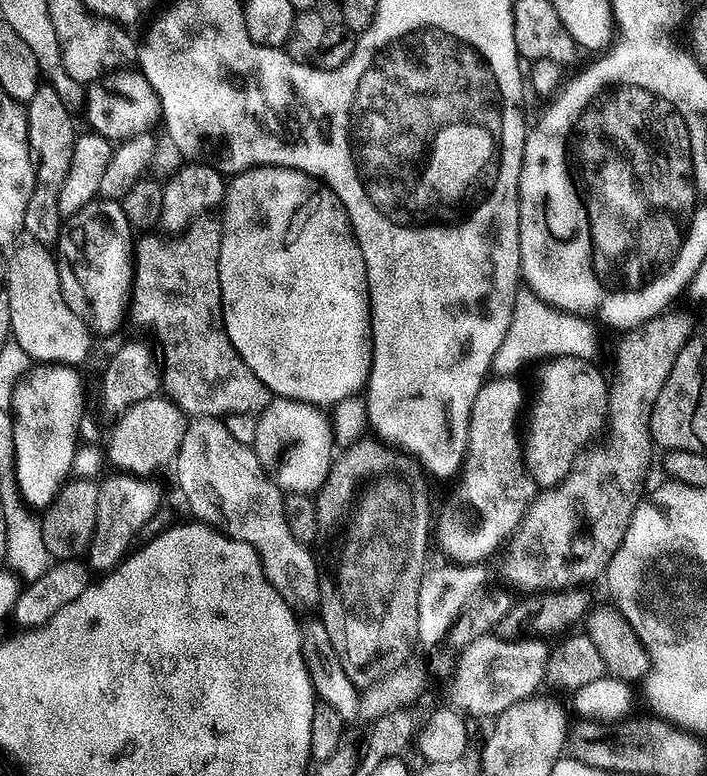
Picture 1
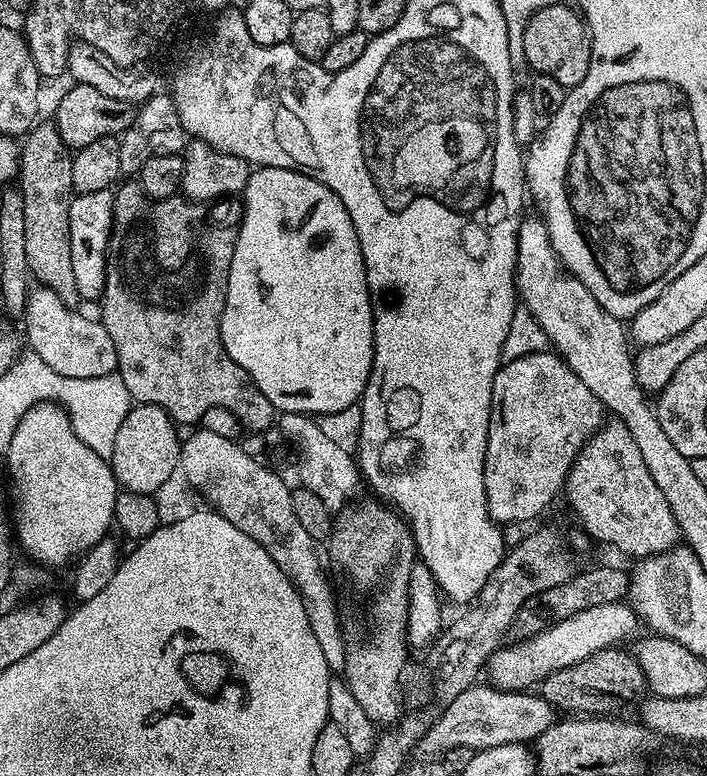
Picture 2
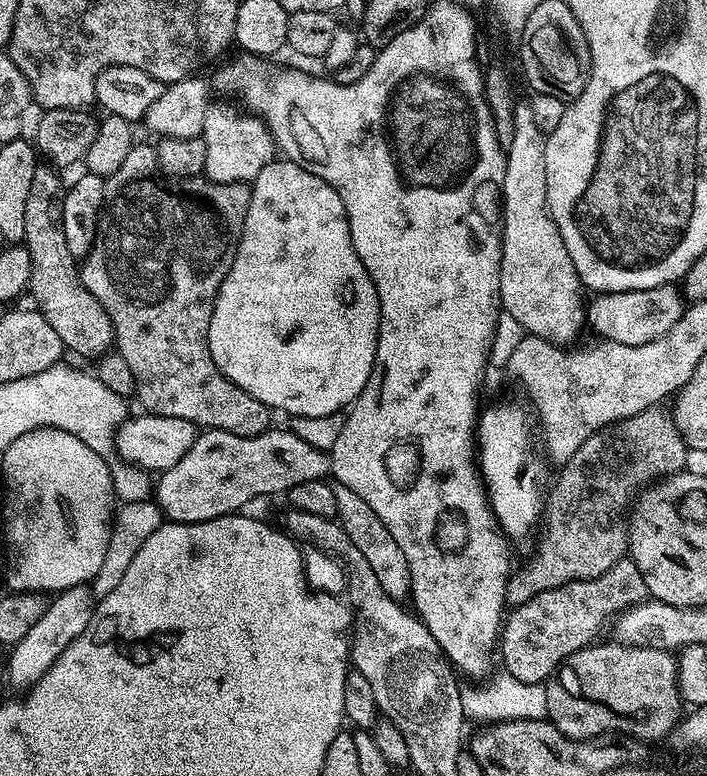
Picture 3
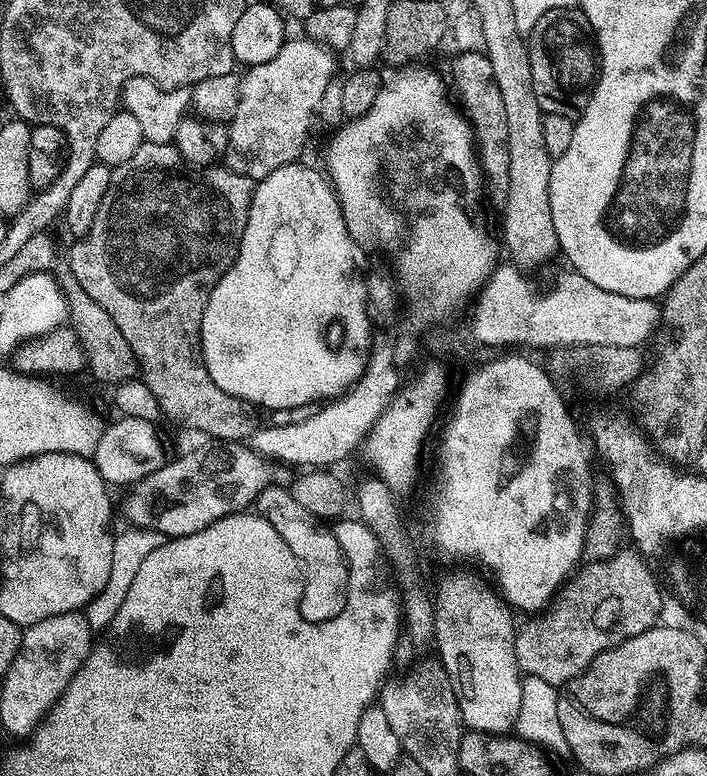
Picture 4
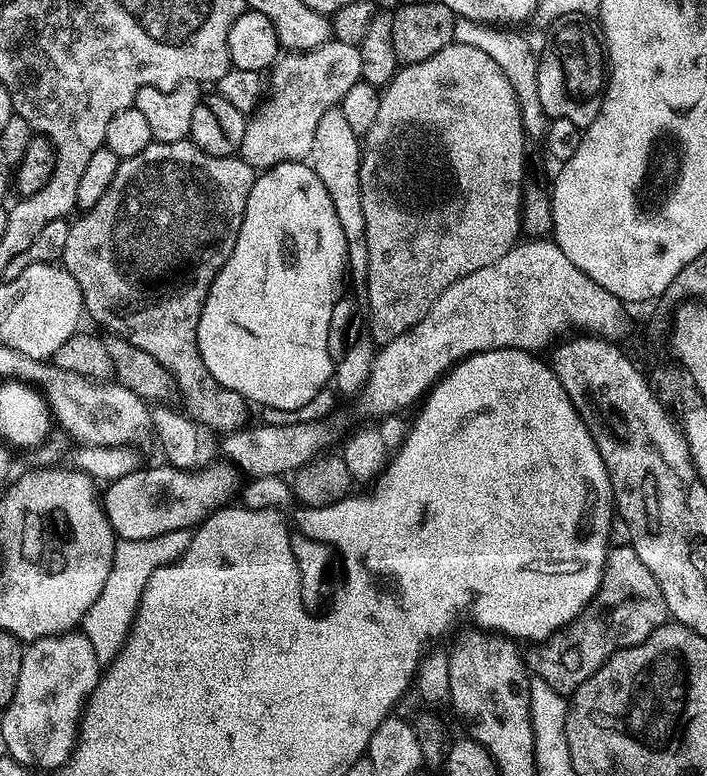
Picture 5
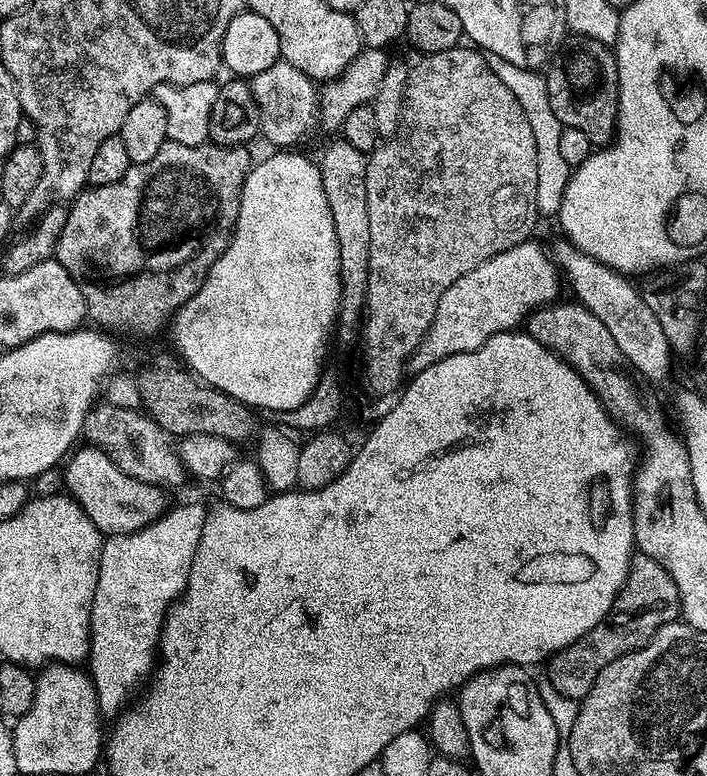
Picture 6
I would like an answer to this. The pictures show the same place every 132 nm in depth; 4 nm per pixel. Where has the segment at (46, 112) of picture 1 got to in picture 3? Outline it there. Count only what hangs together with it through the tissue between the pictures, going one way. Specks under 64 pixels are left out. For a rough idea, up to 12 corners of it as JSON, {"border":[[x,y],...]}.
{"border":[[37,166],[26,198],[29,293],[69,353],[98,358],[112,323],[66,247],[66,184]]}

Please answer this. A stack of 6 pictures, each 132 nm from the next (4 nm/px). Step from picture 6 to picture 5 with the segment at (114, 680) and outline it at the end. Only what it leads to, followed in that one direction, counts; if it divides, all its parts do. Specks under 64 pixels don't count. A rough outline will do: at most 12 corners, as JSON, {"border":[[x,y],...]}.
{"border":[[186,528],[117,539],[102,594],[86,610],[84,636],[112,664],[134,629],[144,591],[179,560]]}

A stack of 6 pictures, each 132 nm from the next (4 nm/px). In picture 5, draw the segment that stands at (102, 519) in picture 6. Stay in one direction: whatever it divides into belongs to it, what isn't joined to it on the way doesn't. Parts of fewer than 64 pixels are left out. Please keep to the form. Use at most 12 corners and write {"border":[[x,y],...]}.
{"border":[[227,462],[137,467],[102,492],[122,540],[204,523],[237,495]]}

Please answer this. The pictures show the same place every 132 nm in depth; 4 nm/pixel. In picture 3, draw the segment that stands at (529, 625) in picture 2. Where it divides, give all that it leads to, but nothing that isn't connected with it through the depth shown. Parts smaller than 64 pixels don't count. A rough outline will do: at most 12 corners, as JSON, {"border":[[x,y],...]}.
{"border":[[630,558],[507,613],[503,671],[544,684],[649,599]]}

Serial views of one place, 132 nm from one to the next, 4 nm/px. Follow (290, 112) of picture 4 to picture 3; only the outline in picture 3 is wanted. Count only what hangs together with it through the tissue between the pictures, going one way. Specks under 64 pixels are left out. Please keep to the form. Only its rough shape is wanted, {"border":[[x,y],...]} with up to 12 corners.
{"border":[[210,106],[203,175],[242,184],[277,155],[259,119]]}

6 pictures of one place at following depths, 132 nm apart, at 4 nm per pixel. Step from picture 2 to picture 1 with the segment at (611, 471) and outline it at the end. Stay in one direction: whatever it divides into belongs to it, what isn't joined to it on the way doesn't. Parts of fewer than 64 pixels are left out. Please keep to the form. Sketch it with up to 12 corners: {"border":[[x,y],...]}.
{"border":[[593,361],[540,366],[522,455],[561,484],[605,427],[609,381]]}

